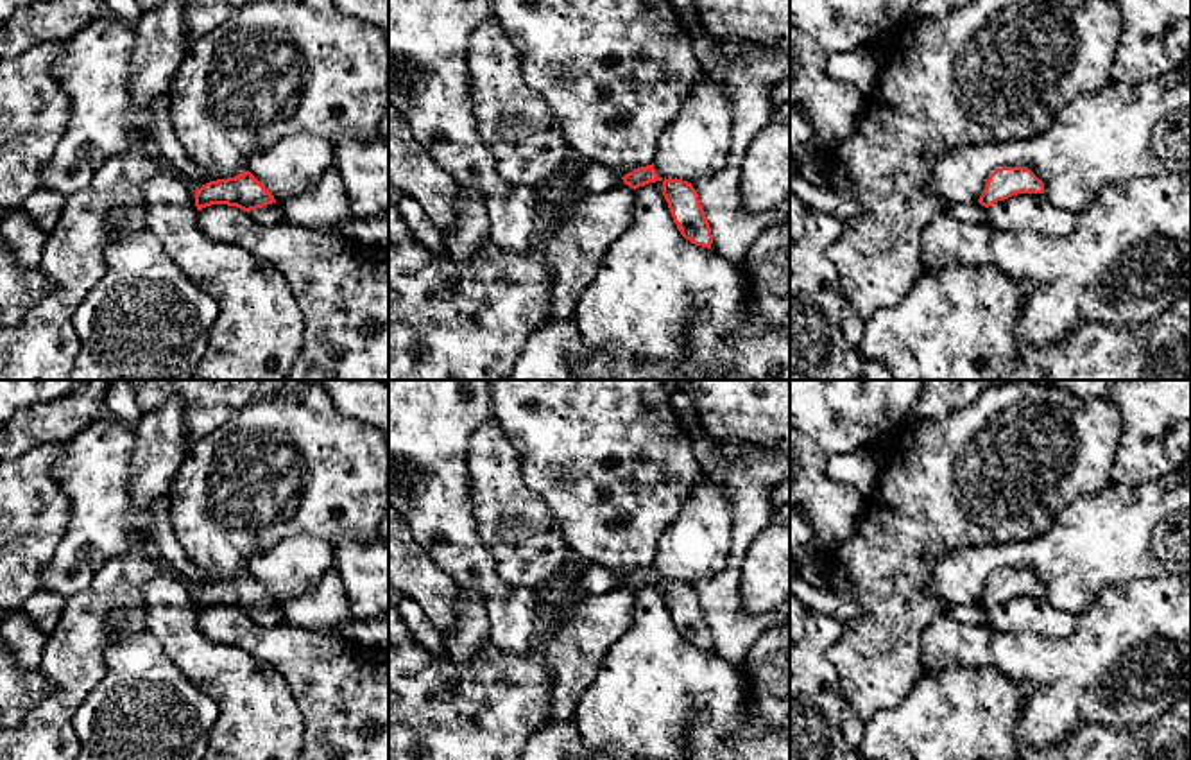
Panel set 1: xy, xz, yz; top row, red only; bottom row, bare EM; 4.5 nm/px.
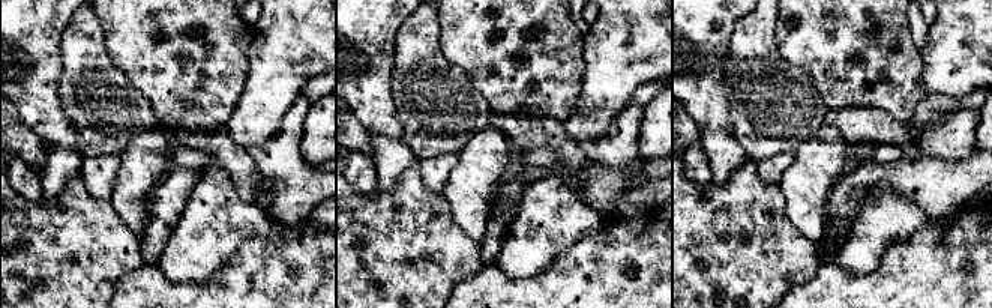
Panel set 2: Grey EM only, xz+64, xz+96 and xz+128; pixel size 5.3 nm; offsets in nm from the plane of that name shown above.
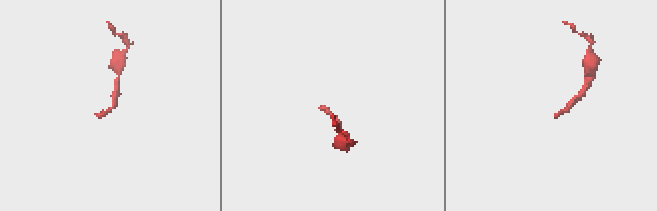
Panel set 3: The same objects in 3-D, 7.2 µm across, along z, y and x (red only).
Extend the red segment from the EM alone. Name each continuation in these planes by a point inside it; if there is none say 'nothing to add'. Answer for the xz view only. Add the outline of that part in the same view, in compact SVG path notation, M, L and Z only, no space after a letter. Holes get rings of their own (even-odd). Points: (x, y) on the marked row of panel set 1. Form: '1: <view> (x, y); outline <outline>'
nothing to add

